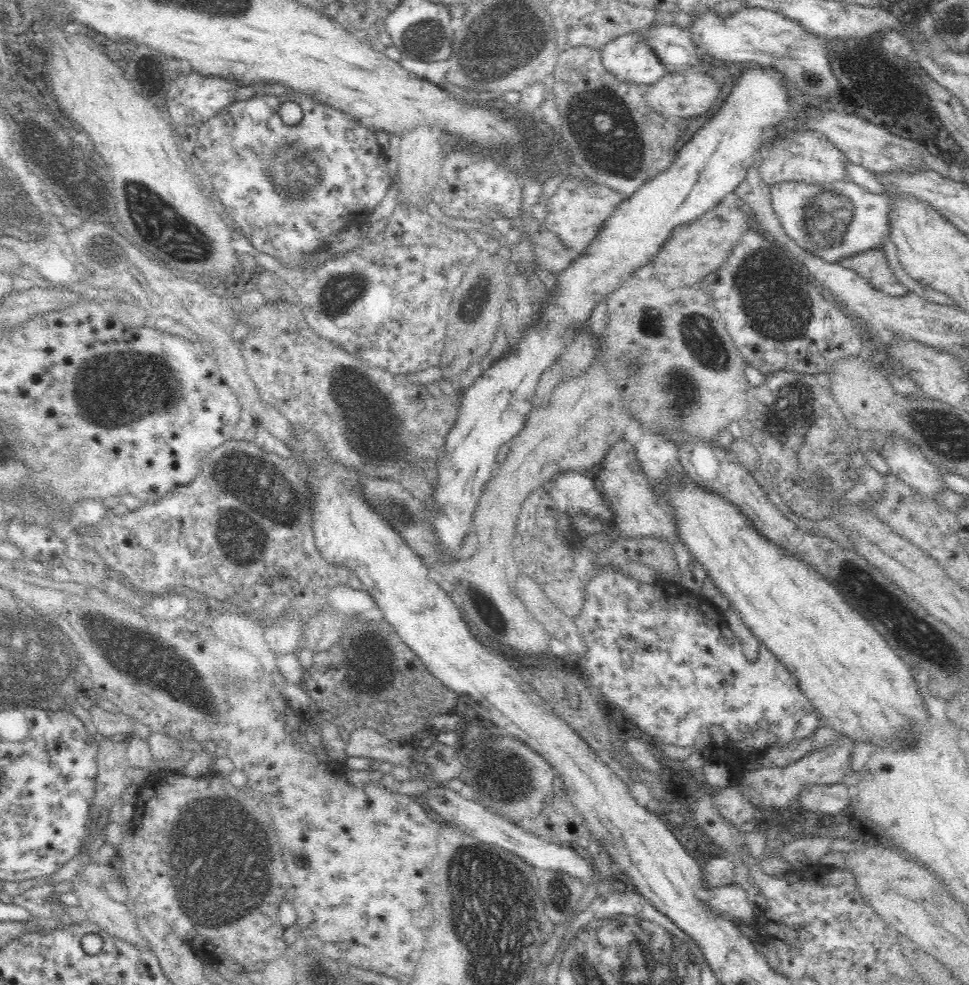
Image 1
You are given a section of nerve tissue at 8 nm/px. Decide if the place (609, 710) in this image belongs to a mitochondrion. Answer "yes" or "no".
no

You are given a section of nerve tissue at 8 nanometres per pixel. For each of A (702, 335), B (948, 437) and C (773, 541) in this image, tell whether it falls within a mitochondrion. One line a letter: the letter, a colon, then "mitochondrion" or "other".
A: mitochondrion
B: mitochondrion
C: other

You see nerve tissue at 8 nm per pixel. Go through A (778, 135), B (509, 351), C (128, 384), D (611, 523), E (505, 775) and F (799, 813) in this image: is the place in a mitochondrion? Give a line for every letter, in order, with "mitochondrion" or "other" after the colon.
A: other
B: other
C: mitochondrion
D: other
E: mitochondrion
F: other

